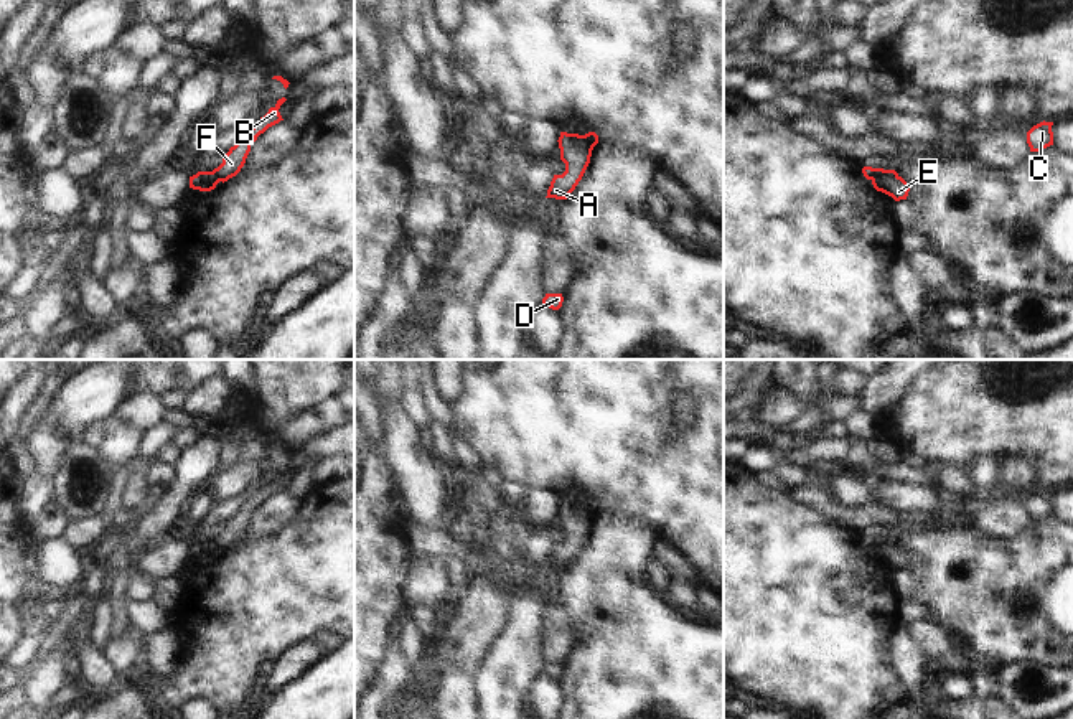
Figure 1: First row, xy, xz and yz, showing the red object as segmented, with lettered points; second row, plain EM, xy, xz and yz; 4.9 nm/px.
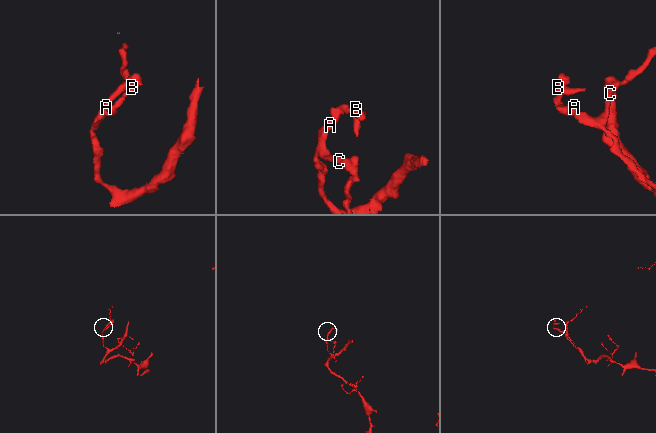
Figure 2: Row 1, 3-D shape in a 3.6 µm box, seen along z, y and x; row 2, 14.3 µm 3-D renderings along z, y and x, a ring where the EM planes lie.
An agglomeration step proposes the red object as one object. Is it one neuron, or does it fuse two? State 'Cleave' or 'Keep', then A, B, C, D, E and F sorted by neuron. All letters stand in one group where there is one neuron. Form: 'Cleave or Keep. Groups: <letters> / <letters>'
Cleave. Groups: A C D E / B F.

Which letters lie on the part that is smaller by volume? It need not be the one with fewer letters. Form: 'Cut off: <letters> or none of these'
Cut off: B, F

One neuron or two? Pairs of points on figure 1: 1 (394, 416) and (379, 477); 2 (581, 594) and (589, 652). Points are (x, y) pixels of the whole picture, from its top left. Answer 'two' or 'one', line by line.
1: two
2: one

